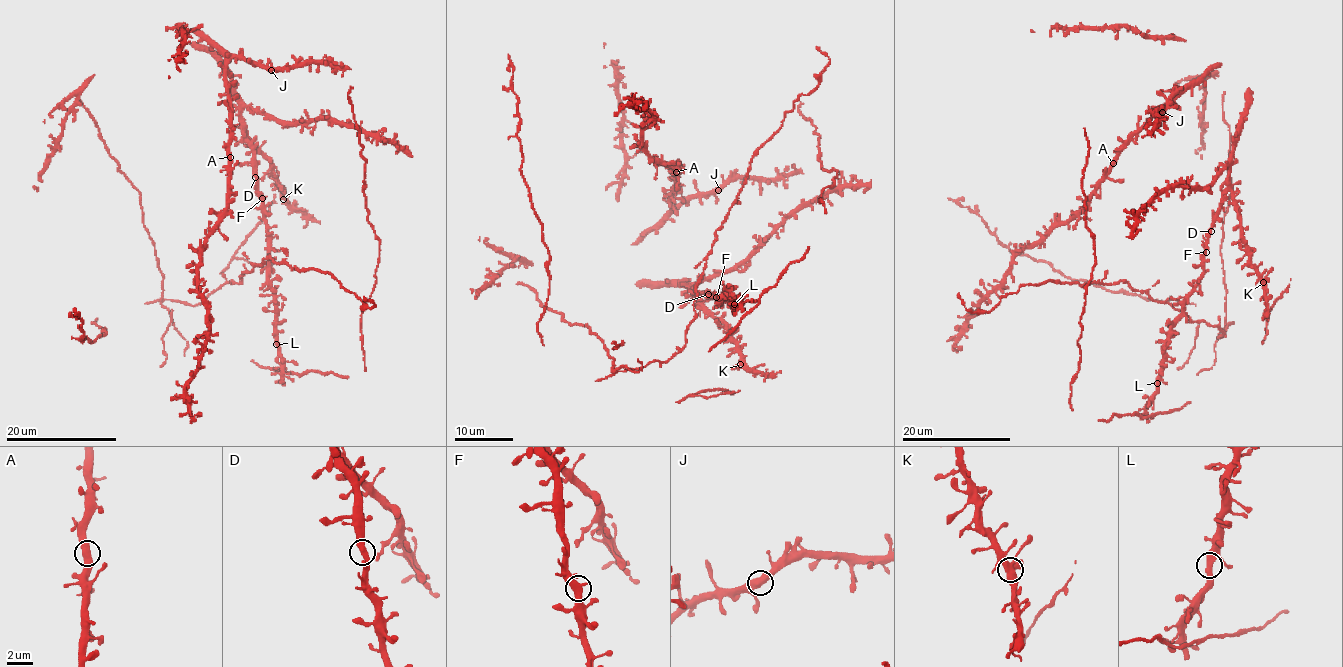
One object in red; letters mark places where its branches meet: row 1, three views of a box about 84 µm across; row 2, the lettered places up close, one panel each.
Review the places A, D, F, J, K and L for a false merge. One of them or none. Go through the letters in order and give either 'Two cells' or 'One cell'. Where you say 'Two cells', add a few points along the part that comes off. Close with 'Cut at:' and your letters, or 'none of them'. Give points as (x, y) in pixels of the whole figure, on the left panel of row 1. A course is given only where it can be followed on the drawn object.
A: One cell
D: One cell
F: One cell
J: One cell
K: One cell
L: One cell
Cut at: none of them

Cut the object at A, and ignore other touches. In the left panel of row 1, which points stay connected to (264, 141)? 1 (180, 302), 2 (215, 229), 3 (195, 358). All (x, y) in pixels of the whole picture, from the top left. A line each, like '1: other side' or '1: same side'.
1: same side
2: other side
3: other side

